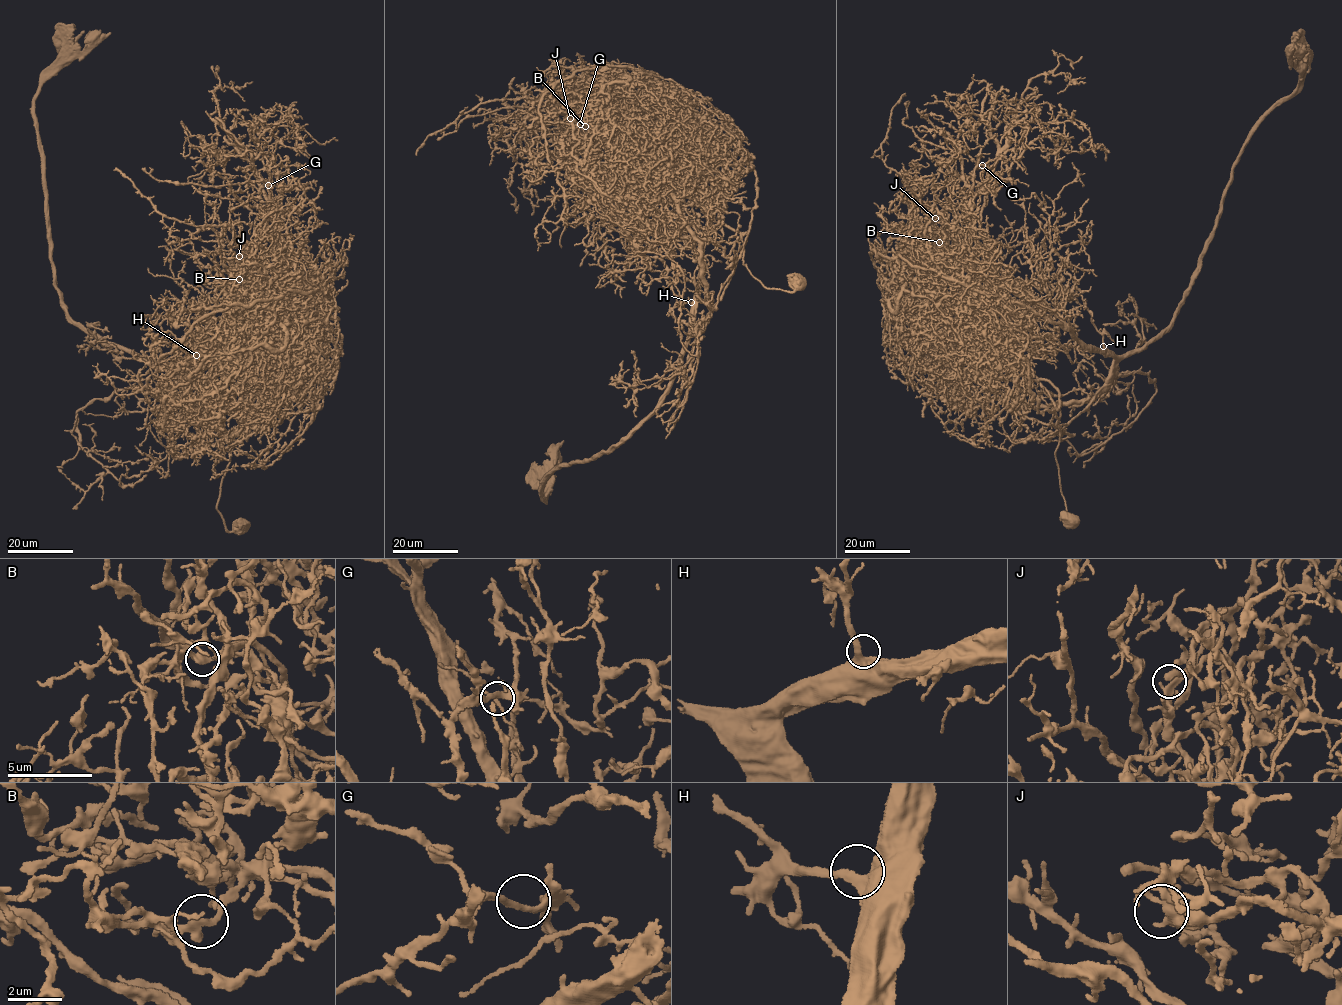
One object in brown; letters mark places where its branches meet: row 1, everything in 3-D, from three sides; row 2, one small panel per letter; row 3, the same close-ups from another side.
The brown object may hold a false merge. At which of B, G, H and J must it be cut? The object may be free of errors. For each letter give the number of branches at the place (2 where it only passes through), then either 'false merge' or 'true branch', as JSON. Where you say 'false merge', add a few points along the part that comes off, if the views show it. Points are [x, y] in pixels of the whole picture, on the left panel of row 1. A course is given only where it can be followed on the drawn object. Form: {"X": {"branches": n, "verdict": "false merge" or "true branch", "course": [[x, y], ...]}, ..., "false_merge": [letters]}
{"B": {"branches": 2, "verdict": "false merge", "course": [[239, 279], [320, 311], [331, 352], [294, 413], [218, 394], [158, 424], [197, 429], [211, 400], [223, 414]]}, "G": {"branches": 2, "verdict": "true branch"}, "H": {"branches": 2, "verdict": "true branch"}, "J": {"branches": 2, "verdict": "true branch"}, "false_merge": ["B"]}

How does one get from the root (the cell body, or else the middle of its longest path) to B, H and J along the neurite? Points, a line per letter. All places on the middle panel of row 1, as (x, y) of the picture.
B: (798, 283), (752, 277), (740, 234), (718, 218), (727, 185), (672, 136), (621, 112), (585, 126)
H: (798, 283), (793, 291), (766, 287), (752, 277), (742, 264), (742, 257), (707, 317), (692, 322), (691, 302)
J: (798, 283), (752, 277), (740, 234), (718, 218), (727, 185), (672, 136), (621, 112), (570, 118)

